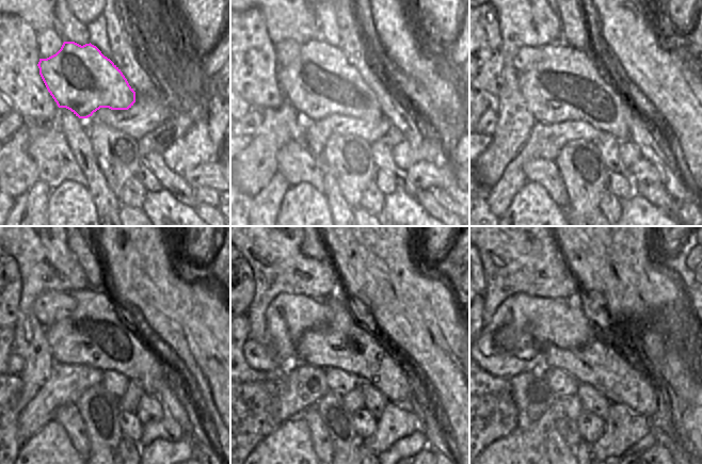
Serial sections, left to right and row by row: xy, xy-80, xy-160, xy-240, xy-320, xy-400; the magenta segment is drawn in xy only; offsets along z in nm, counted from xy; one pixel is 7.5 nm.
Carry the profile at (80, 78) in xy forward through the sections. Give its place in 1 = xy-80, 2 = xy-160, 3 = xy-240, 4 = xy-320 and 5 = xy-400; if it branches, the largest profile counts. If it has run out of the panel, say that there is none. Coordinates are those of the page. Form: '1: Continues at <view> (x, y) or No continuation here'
1: Continues at xy-80 (319, 82)
2: Continues at xy-160 (564, 85)
3: Continues at xy-240 (97, 333)
4: Continues at xy-320 (347, 342)
5: Continues at xy-400 (602, 363)

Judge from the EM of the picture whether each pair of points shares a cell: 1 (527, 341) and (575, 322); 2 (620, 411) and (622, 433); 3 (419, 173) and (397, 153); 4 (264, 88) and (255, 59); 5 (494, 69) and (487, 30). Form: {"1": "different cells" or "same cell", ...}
{"1": "same cell", "2": "same cell", "3": "different cells", "4": "same cell", "5": "same cell"}

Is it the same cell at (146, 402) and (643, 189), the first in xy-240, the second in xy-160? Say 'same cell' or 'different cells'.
different cells

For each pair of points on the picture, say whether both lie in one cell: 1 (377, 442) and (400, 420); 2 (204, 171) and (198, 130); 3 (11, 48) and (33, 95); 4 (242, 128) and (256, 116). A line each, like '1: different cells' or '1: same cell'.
1: same cell
2: different cells
3: same cell
4: same cell

